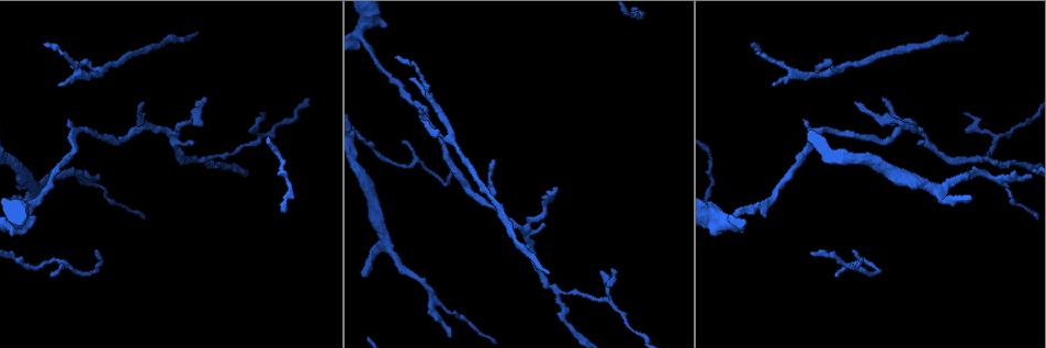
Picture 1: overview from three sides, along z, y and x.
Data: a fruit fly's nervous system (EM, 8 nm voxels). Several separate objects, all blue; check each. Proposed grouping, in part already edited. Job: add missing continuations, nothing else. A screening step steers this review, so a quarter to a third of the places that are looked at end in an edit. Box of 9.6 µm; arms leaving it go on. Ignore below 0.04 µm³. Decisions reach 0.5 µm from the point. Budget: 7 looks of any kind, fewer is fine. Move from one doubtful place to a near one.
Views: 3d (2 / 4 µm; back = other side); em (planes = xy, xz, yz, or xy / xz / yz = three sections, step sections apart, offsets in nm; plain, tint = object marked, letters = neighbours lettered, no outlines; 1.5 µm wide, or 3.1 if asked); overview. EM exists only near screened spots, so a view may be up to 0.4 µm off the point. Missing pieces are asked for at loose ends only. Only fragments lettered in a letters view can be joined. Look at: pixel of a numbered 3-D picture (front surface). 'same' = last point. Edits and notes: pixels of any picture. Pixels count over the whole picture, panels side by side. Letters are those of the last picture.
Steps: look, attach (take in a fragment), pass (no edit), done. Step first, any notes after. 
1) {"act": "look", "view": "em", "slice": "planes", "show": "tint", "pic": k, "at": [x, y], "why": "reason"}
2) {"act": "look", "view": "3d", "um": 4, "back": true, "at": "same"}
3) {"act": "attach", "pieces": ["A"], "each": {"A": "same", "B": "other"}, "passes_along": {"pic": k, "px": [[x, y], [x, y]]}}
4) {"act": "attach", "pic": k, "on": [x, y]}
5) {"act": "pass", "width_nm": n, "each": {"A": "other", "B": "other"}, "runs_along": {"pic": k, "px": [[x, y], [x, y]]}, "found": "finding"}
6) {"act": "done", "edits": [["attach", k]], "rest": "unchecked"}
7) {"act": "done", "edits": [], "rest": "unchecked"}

{"act": "look", "view": "3d", "um": 4, "pic": 1, "at": [969, 33], "why": "branch stops here"}

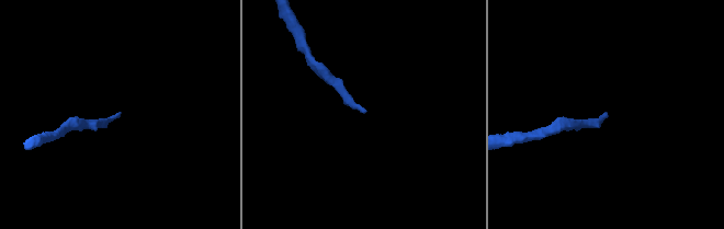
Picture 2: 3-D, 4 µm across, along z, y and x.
{"act": "look", "view": "em", "slice": "yz", "step": 4, "show": "letters", "pic": 2, "at": [607, 112]}

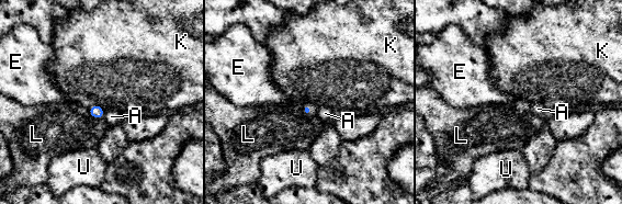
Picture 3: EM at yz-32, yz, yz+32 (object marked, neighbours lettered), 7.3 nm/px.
{"act": "pass", "each": {"A": "other", "E": "other", "K": "other", "L": "other", "U": "other"}, "border": {"pic": 3, "px": [[97, 104], [103, 109]]}, "found": "none of them fits"}

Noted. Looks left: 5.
{"act": "look", "view": "em", "slice": "yz", "step": 4, "show": "tint", "pic": 1, "at": [968, 195], "why": "an open end"}

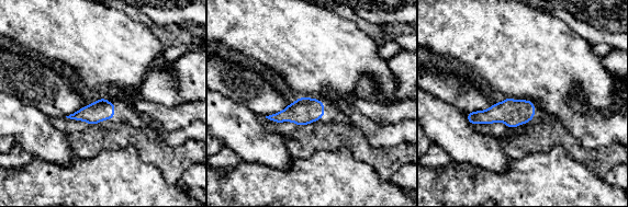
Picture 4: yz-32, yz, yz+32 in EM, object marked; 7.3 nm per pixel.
{"act": "look", "view": "em", "slice": "planes", "show": "letters", "at": "same", "why": "cut it another way"}

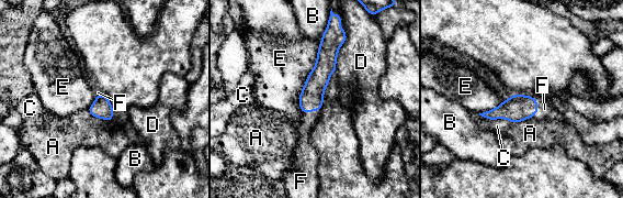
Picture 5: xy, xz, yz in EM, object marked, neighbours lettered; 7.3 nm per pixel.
{"act": "attach", "pieces": ["F"], "each": {"A": "other", "B": "other", "C": "other", "D": "other", "E": "other", "F": "same"}, "passes_along": {"pic": 5, "px": [[517, 108], [537, 103], [545, 110]]}, "found": "it goes on there"}

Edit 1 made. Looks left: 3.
{"act": "look", "view": "em", "slice": "planes", "show": "letters", "pic": 1, "at": [59, 85], "why": "branch stops here"}

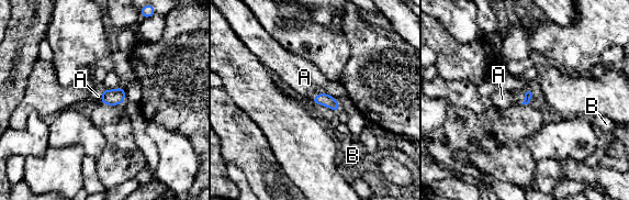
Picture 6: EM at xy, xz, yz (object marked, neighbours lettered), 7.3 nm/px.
{"act": "attach", "pieces": ["A"], "each": {"A": "same", "B": "other"}, "passes_along": {"pic": 6, "px": [[325, 99], [317, 95], [304, 77]]}, "found": "the neuron continues"}

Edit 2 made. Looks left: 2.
{"act": "done", "edits": [["attach", 5], ["attach", 6]], "rest": "unchecked"}

